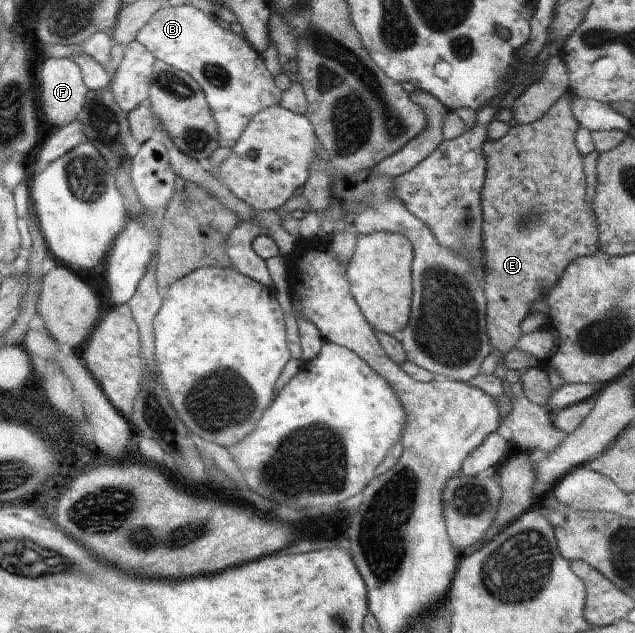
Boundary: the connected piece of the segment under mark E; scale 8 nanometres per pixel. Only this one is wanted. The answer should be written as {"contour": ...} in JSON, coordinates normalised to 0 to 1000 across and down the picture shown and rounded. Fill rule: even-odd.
{"contour":[[[893,144],[846,193],[803,201],[792,218],[784,223],[767,220],[757,235],[765,256],[764,291],[757,302],[762,351],[759,458],[767,471],[769,537],[772,547],[784,555],[800,556],[813,550],[813,540],[822,529],[819,509],[833,496],[838,477],[861,471],[860,464],[876,452],[906,408],[943,397],[935,322],[929,324],[923,316],[924,286],[918,272],[918,248],[906,227],[913,201],[899,180],[896,155]],[[841,445],[858,461],[852,469],[835,466]]]}

